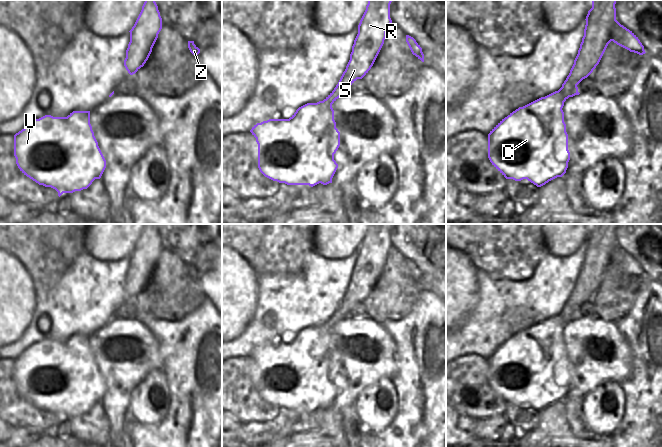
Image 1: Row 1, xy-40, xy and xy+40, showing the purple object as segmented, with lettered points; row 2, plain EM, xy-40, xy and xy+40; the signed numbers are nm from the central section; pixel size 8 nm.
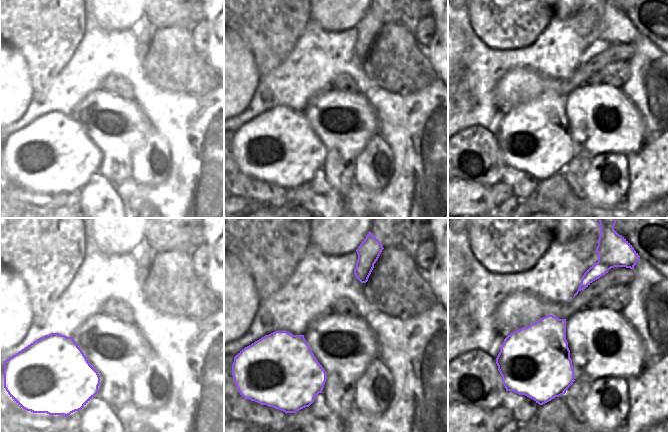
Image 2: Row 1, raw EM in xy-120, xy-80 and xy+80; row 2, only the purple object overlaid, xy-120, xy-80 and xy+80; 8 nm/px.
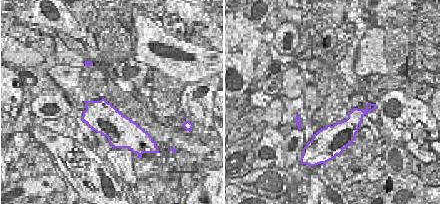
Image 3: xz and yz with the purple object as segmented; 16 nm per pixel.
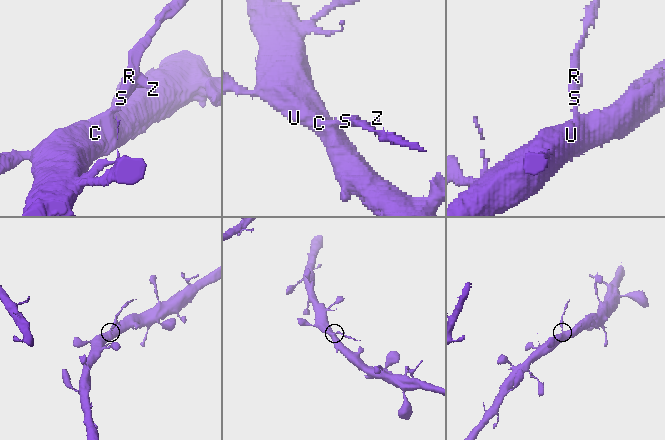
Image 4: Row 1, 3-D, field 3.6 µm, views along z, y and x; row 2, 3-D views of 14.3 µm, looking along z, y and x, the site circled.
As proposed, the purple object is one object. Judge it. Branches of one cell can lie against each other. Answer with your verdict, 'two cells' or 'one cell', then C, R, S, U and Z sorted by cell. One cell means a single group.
two cells; C U / R S Z

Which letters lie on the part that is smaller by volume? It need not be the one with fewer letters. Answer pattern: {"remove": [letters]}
{"remove": ["R", "S", "Z"]}

